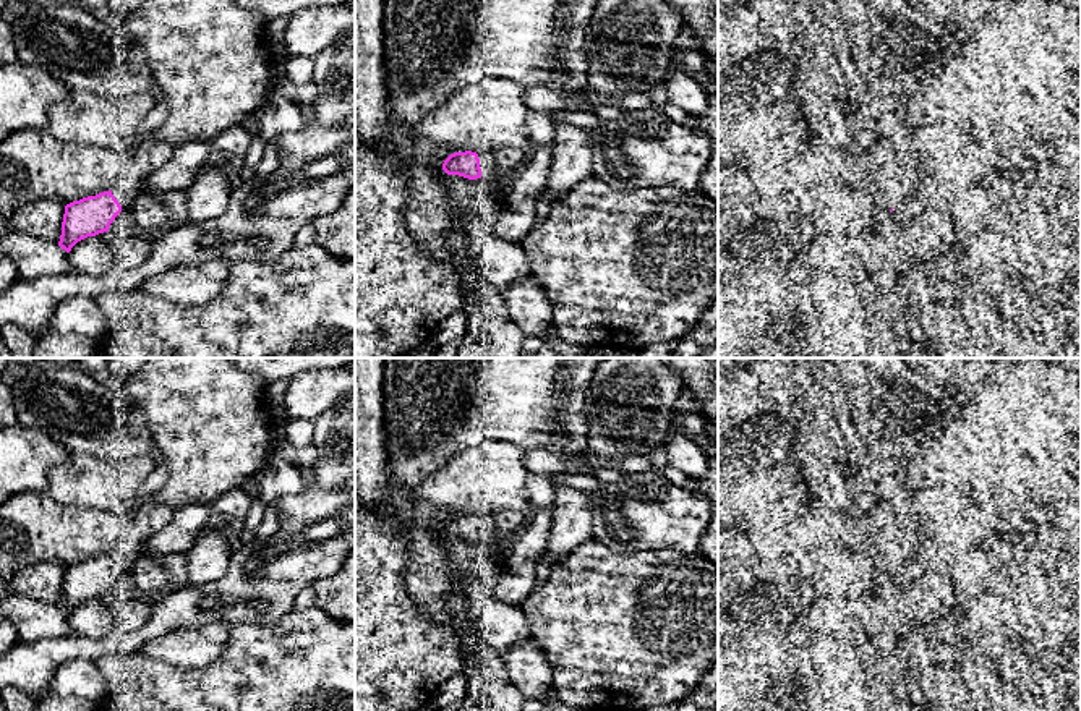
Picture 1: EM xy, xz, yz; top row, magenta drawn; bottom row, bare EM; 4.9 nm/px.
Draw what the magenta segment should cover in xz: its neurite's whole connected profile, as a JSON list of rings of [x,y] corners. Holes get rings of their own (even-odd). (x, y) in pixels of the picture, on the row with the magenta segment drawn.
[[[488,151],[480,152],[454,152],[444,164],[442,170],[447,175],[459,175],[468,180],[485,178],[501,186],[502,194],[509,186],[511,177],[507,177],[499,167],[494,155]]]

